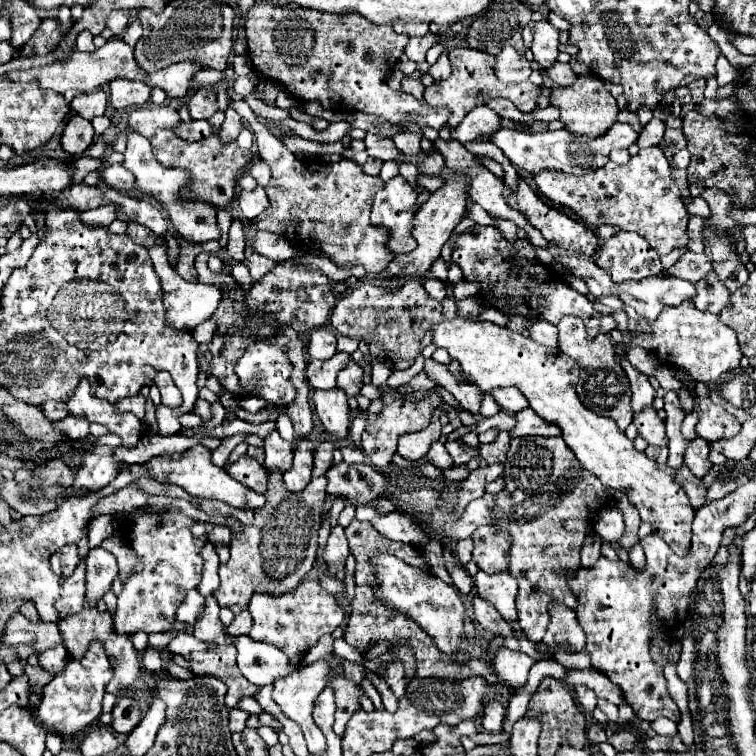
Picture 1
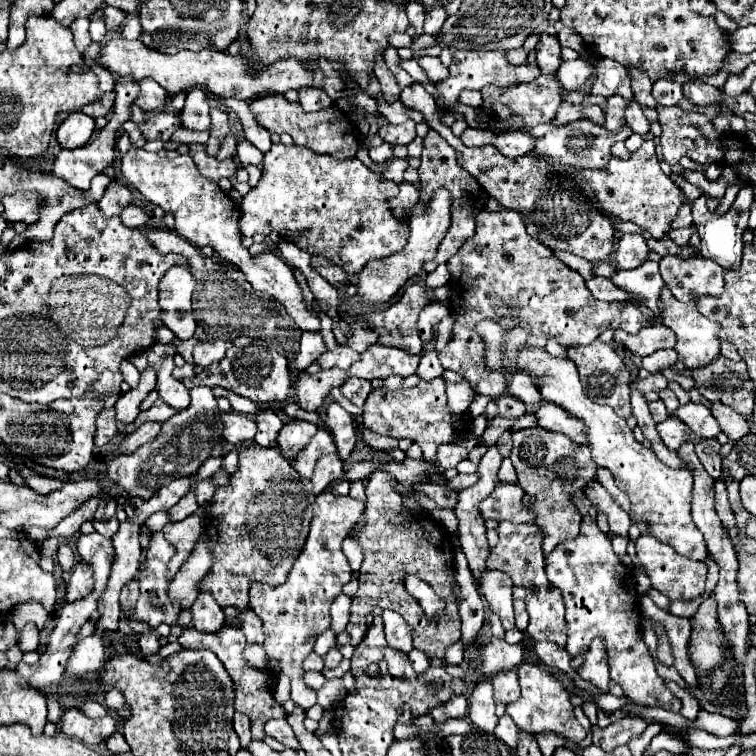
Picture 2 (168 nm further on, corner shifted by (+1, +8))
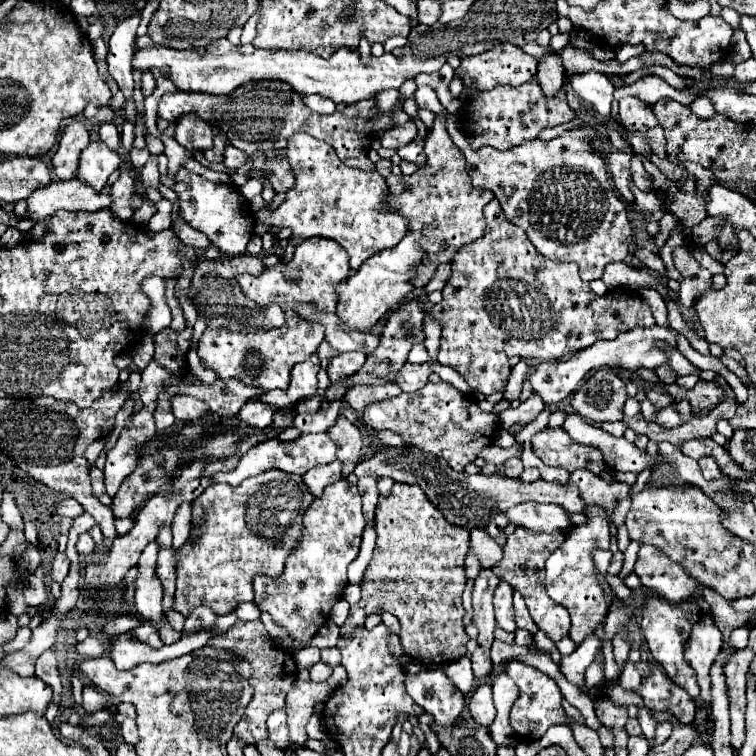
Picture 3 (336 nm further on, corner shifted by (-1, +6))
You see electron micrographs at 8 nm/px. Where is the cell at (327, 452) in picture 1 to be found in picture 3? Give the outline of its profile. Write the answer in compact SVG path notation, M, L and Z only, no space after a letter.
M306 434L306 436L300 436L296 440L290 440L290 442L280 442L278 438L274 440L268 440L264 444L258 444L256 448L248 450L238 466L230 472L216 472L212 476L212 484L220 484L220 482L226 482L230 486L238 486L242 484L242 480L258 474L258 472L264 472L264 470L270 470L270 468L278 468L278 470L284 470L284 472L290 472L290 474L298 474L298 476L304 476L310 468L314 466L320 466L320 464L328 464L328 462L334 462L336 460L336 444L328 438L328 434Z

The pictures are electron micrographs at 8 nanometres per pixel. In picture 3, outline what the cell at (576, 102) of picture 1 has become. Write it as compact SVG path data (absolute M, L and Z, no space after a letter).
M632 96L620 100L620 114L618 114L618 118L620 118L622 128L630 130L630 132L634 132L634 130L646 132L648 128L658 124L656 118L654 118L652 108L648 104L644 104L642 100L632 98Z

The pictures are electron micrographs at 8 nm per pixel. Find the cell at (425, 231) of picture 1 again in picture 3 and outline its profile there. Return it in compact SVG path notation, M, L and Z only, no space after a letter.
M408 232L398 246L370 256L358 272L354 272L346 282L338 286L340 300L336 306L336 314L348 328L370 330L388 310L396 310L398 304L412 292L414 286L410 280L414 278L418 264L426 256L426 252L418 244L420 238L422 234Z

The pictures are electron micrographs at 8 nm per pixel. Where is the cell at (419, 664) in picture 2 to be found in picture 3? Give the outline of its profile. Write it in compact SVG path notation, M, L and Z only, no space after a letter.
M424 668L416 676L406 676L406 690L414 698L416 704L422 704L426 712L434 716L434 721L440 726L454 725L460 716L460 712L466 706L464 694L450 682L450 678L444 674L442 668Z

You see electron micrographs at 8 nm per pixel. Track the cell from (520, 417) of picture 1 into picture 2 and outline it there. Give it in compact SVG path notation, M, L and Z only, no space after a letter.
M544 402L534 414L542 428L552 430L552 432L562 432L562 434L570 436L576 444L586 444L584 422L576 420L574 416L568 416L568 412L564 412L564 408L560 408L558 404Z

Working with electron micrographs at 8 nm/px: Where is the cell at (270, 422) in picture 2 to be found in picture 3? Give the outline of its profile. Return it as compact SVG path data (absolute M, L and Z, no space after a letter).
M246 402L242 406L242 410L238 412L238 418L252 426L252 428L260 428L264 430L266 426L272 424L272 416L274 416L274 408L270 404L264 404L264 402Z

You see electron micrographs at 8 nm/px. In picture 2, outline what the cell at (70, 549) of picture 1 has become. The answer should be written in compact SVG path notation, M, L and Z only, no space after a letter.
M62 544L62 546L58 548L58 552L56 552L56 560L58 560L60 568L62 568L64 572L68 572L68 570L74 566L74 552L72 552L72 548L66 546L66 544Z

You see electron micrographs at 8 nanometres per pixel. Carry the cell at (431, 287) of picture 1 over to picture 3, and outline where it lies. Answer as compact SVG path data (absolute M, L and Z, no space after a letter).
M440 264L438 270L436 270L436 274L434 274L434 278L424 286L424 290L428 294L434 292L434 290L442 290L446 286L448 278L450 278L450 264Z

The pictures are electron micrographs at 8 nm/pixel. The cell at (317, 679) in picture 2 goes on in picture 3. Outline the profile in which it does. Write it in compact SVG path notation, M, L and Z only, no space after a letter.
M294 680L292 690L286 696L286 712L288 712L288 730L292 742L306 742L306 724L312 716L312 708L316 702L324 702L332 694L332 686L328 682L314 680Z

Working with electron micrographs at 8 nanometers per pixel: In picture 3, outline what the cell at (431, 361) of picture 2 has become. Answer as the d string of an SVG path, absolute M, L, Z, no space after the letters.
M406 362L398 374L398 386L404 392L416 392L422 386L428 384L428 378L432 374L432 366L430 364L410 364Z

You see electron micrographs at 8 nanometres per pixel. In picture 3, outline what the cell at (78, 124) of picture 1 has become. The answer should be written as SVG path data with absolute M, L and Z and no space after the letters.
M72 120L64 132L60 134L58 150L52 158L54 172L60 180L74 178L74 170L78 168L78 156L88 146L90 132L82 120Z

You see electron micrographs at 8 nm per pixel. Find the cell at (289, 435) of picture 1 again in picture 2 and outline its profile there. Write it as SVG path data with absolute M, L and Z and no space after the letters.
M214 387L212 391L216 398L220 396L226 397L230 401L232 410L237 413L257 414L262 410L262 404L256 404L222 387Z

